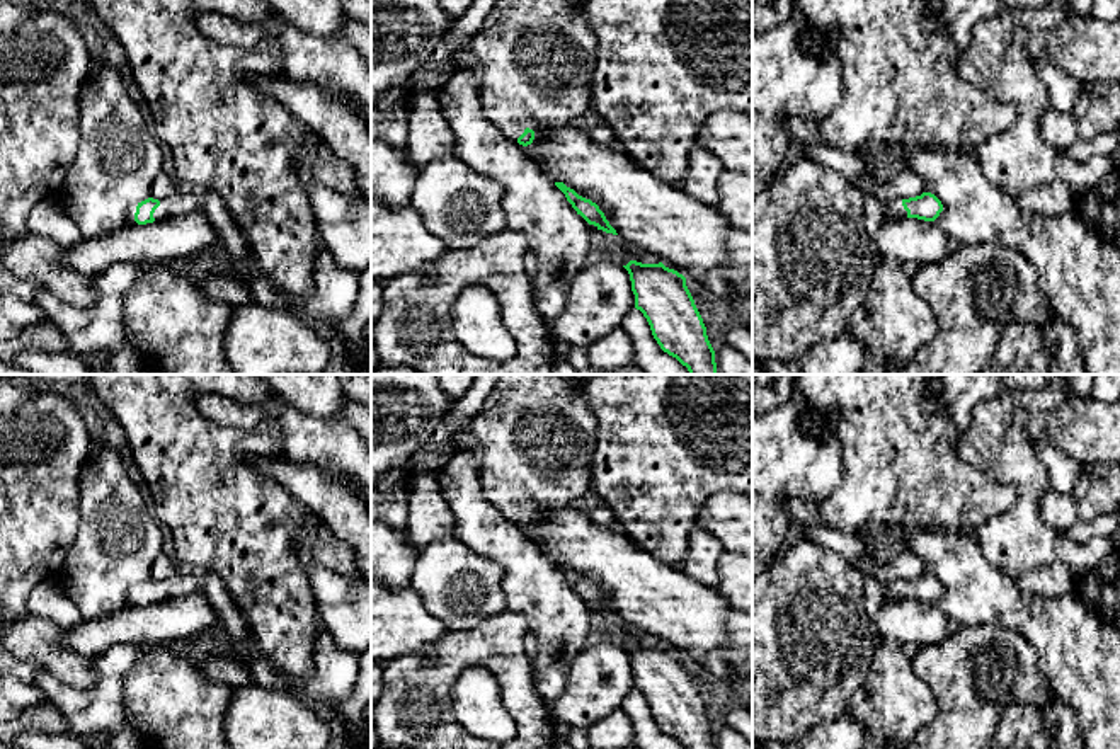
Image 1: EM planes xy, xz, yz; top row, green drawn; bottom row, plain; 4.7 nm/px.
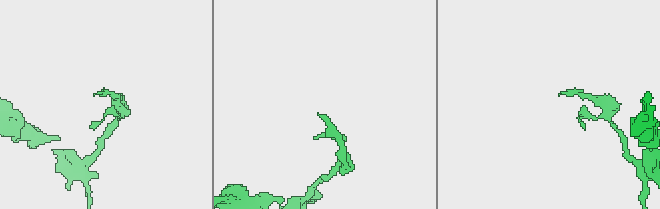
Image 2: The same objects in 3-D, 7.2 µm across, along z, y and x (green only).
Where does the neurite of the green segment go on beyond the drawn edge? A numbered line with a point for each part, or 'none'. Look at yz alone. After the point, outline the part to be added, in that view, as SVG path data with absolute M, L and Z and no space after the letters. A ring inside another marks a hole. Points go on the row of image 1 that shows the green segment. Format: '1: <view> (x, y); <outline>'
1: yz (814, 252); M809 158L795 162L773 180L752 203L752 359L788 361L815 342L843 334L883 260L875 235L887 221L904 216L902 199L868 196L839 172Z

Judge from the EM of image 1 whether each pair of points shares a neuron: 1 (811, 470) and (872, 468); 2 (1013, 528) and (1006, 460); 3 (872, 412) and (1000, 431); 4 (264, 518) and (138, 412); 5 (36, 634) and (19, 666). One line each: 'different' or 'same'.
1: different
2: same
3: different
4: same
5: different

